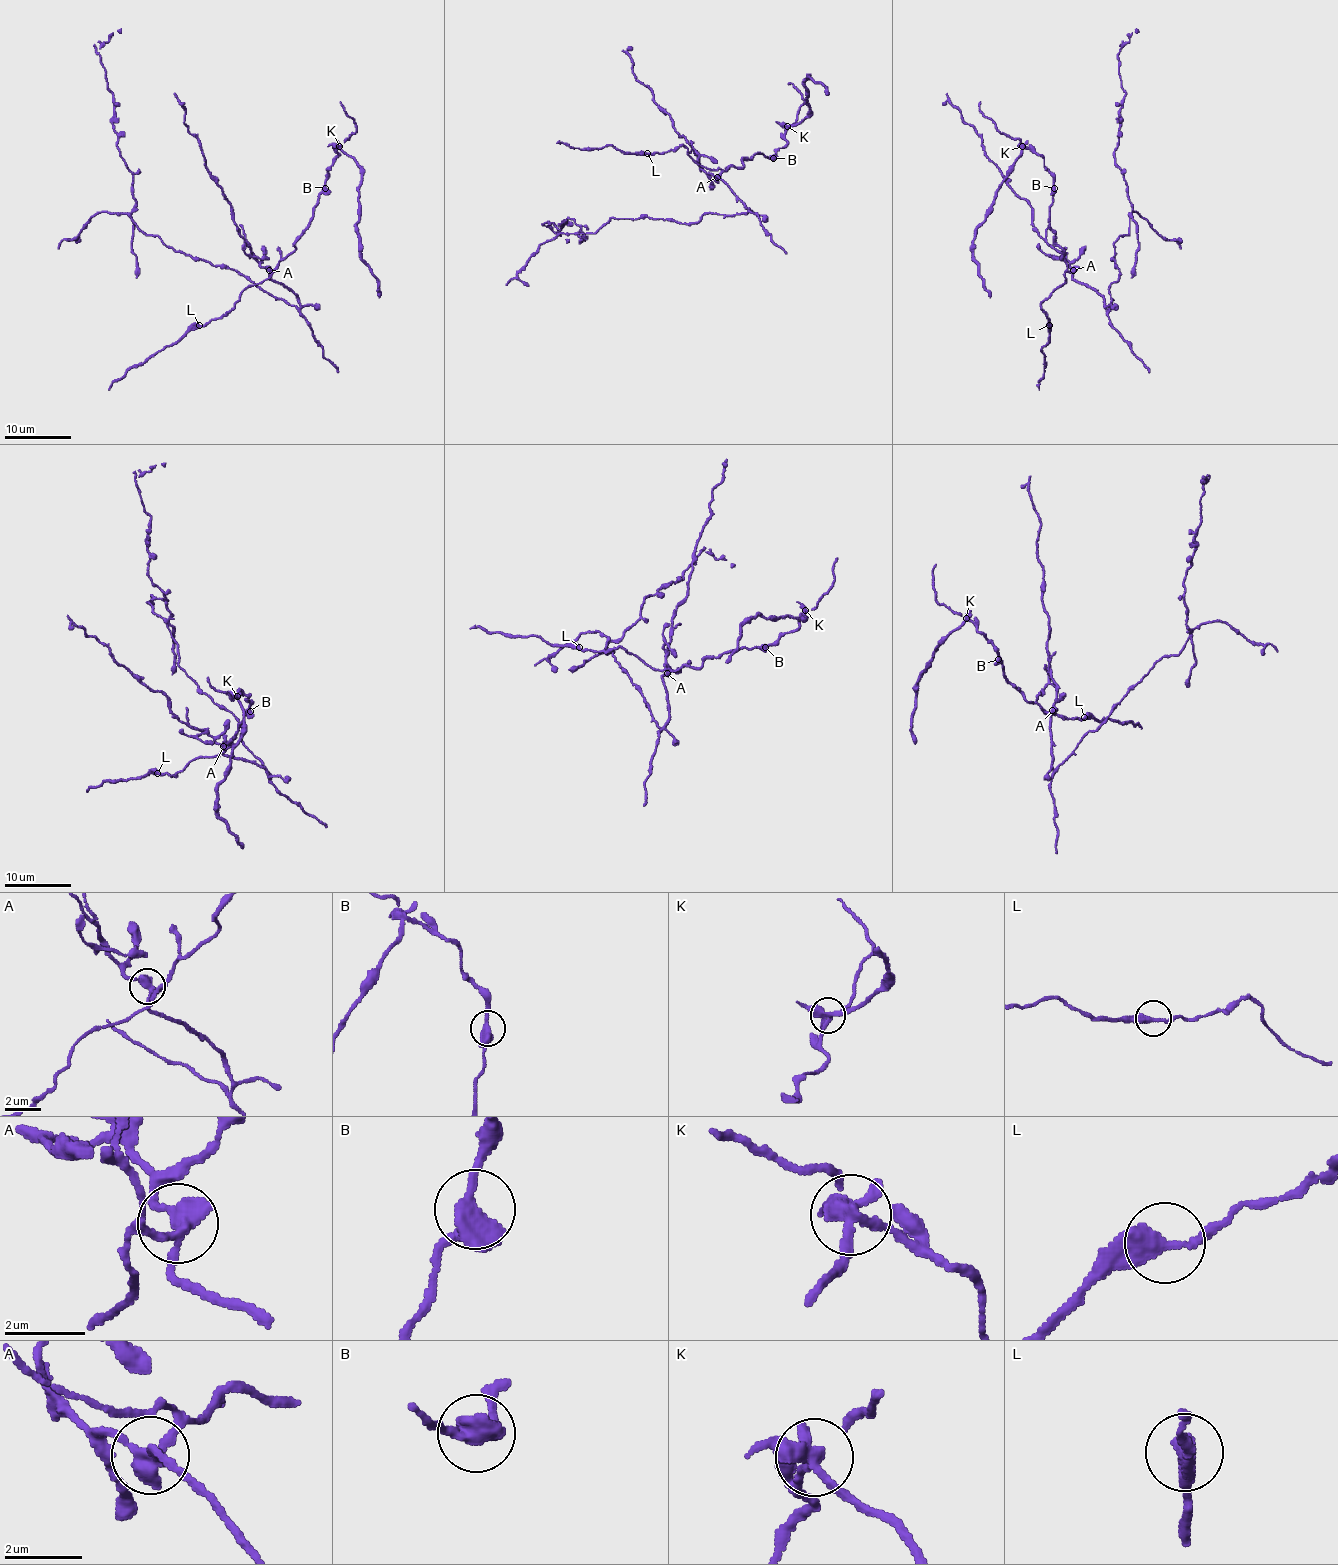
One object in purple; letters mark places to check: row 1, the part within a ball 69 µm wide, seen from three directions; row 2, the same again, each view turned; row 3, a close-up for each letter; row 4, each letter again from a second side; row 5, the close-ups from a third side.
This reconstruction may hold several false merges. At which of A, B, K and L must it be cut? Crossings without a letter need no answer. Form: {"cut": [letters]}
{"cut": ["A", "K"]}

